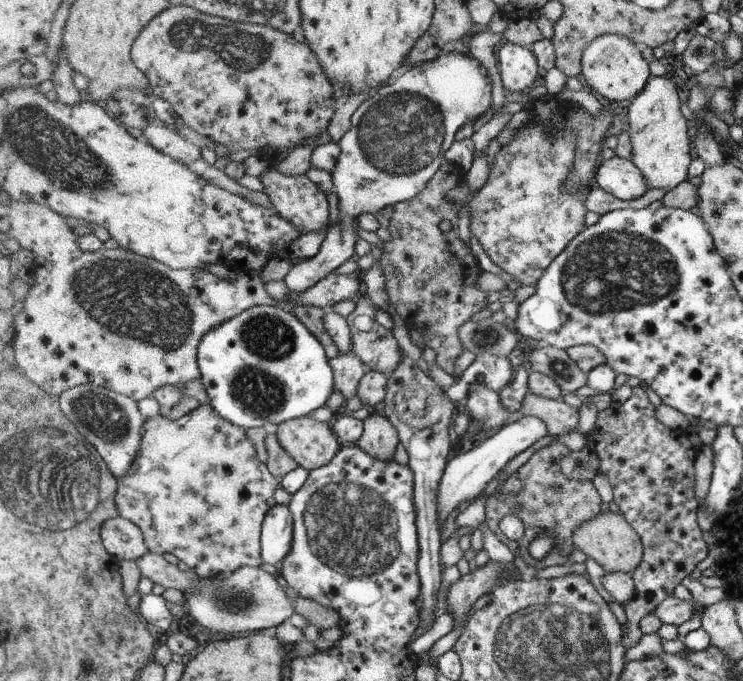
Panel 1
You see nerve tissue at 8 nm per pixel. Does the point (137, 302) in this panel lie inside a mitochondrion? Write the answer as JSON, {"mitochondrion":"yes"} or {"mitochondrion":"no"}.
{"mitochondrion":"yes"}

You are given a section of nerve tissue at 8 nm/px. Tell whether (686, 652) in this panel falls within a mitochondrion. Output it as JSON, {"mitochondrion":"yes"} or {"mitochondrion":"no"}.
{"mitochondrion":"no"}

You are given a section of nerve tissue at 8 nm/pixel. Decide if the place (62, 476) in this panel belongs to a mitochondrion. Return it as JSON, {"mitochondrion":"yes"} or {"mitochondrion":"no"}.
{"mitochondrion":"yes"}

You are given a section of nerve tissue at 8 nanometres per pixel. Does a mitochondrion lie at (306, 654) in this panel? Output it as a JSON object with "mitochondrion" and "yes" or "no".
{"mitochondrion":"no"}

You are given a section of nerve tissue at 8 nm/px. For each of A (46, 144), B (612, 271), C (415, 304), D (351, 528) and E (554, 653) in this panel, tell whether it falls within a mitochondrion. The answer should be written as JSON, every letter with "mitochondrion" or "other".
{"A":"mitochondrion","B":"mitochondrion","C":"other","D":"mitochondrion","E":"mitochondrion"}

